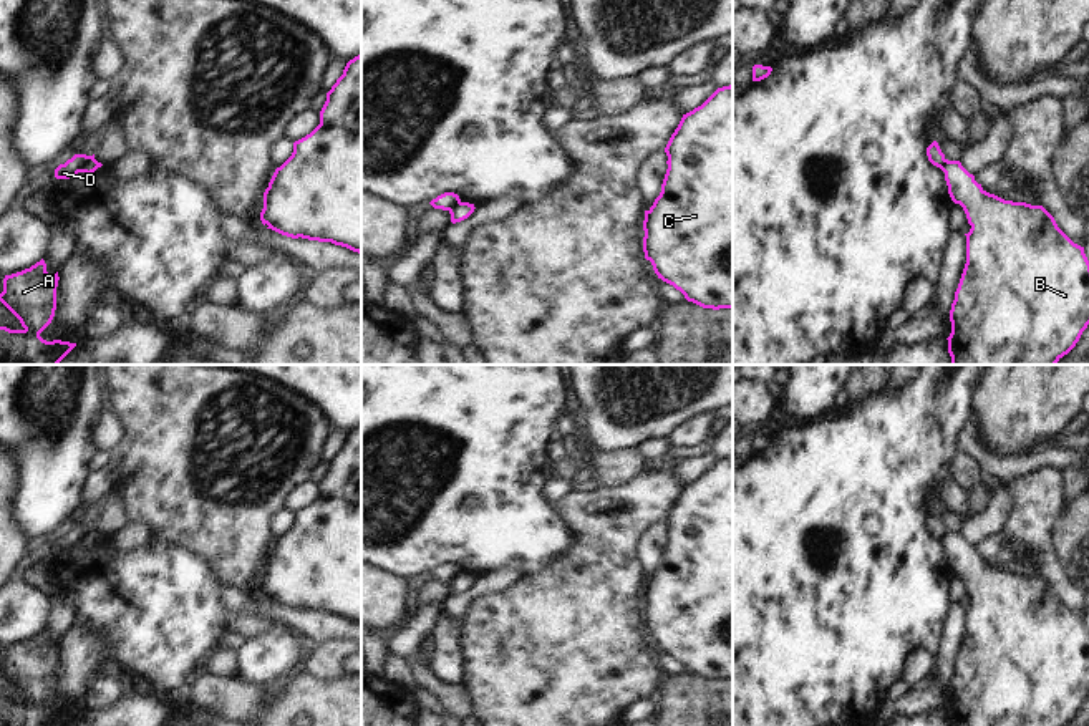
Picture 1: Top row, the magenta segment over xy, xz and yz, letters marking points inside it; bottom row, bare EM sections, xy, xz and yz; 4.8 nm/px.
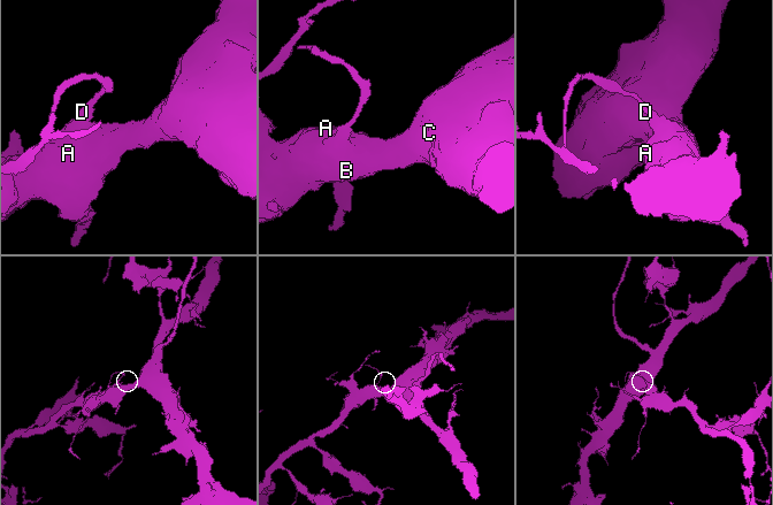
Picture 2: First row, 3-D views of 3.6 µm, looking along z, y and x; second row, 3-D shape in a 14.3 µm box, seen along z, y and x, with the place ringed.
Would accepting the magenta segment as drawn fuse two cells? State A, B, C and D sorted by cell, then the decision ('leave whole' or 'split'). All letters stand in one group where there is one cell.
A B C / D | split

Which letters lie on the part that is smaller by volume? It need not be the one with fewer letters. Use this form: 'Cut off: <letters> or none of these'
Cut off: D

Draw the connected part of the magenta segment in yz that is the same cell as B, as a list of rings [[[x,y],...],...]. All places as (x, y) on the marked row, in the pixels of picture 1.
[[[945,161],[941,171],[948,186],[948,194],[955,204],[960,204],[971,225],[966,235],[966,264],[955,292],[955,300],[950,310],[951,333],[948,340],[948,353],[951,365],[1056,365],[1067,355],[1079,341],[1082,332],[1089,325],[1089,260],[1084,247],[1074,244],[1056,224],[1054,217],[1043,206],[1031,206],[1026,202],[1004,201],[995,194],[986,192],[981,184],[975,181],[960,161]]]

